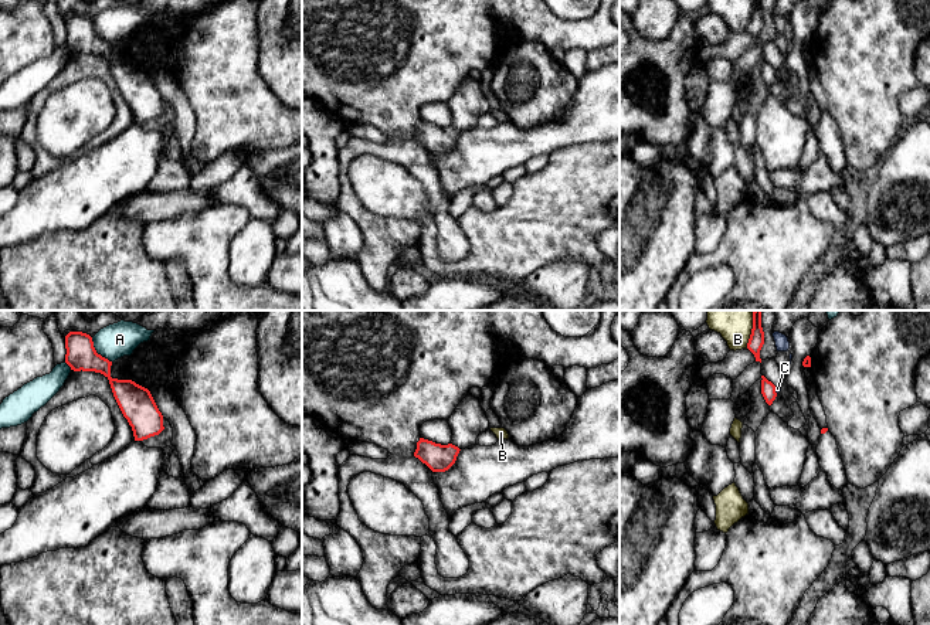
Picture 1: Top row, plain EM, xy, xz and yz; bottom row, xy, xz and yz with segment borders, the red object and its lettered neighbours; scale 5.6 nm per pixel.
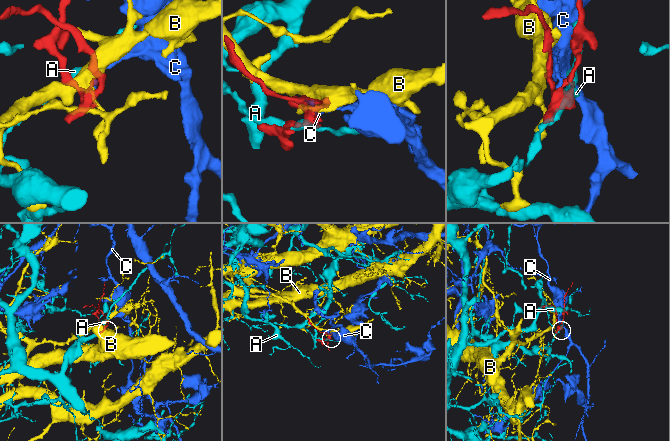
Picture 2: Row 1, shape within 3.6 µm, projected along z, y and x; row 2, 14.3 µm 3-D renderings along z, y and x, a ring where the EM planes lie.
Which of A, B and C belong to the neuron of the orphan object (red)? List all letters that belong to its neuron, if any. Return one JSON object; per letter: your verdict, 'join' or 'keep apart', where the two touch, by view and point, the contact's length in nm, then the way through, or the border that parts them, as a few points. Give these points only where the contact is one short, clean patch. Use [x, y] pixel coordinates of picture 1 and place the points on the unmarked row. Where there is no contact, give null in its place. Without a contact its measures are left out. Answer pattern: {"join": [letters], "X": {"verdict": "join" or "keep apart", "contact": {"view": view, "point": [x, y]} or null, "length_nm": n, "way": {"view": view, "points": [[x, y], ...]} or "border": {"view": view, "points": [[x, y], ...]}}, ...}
{"join": [], "A": {"verdict": "keep apart", "contact": {"view": "xy", "point": [97, 36]}, "length_nm": 190, "border": {"view": "xy", "points": [[91, 20], [94, 31], [112, 44]]}}, "B": {"verdict": "keep apart", "contact": {"view": "yz", "point": [752, 16]}, "length_nm": 180}, "C": {"verdict": "keep apart", "contact": {"view": "yz", "point": [774, 72]}, "length_nm": 40, "border": {"view": "yz", "points": [[774, 70], [777, 75]]}}}

